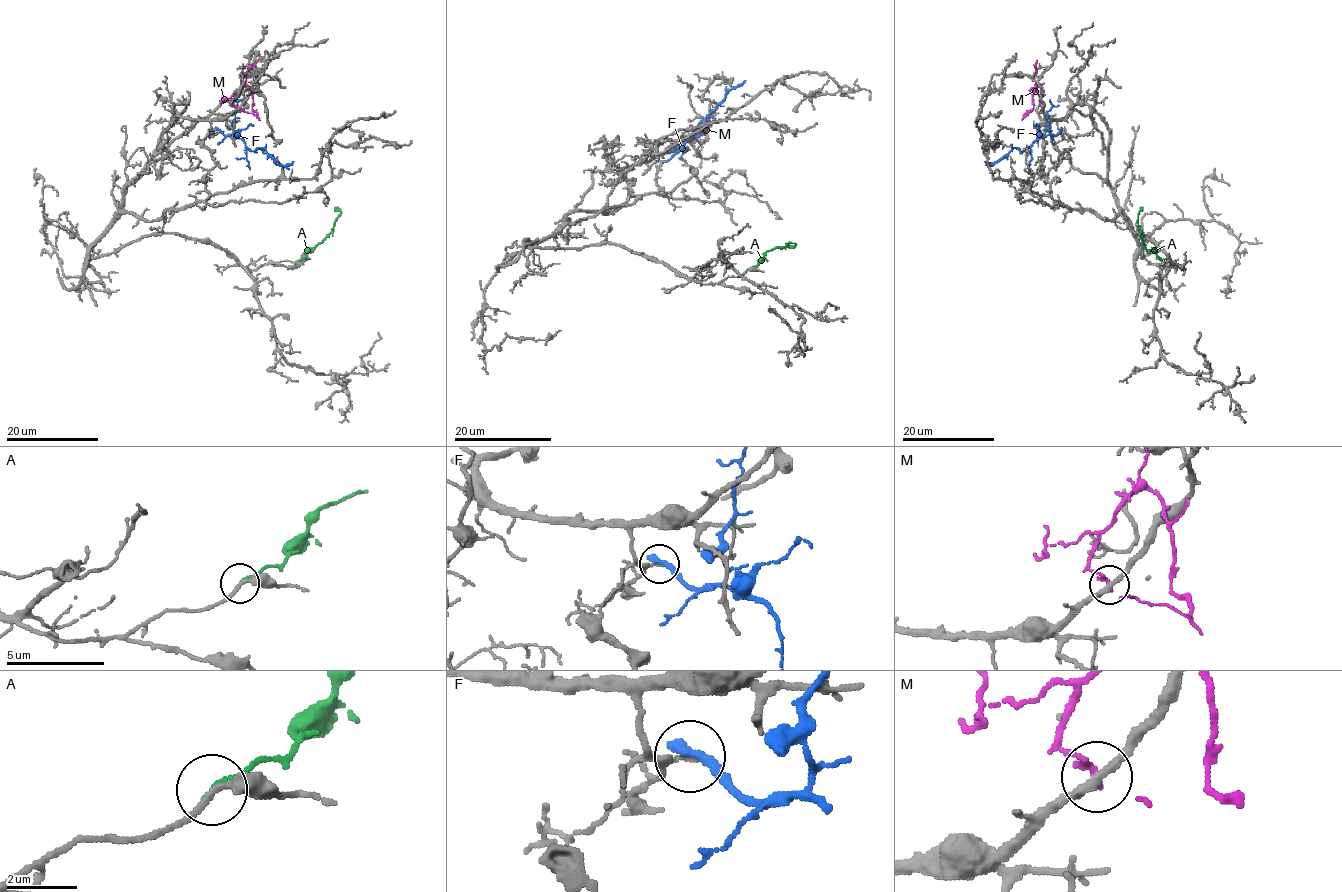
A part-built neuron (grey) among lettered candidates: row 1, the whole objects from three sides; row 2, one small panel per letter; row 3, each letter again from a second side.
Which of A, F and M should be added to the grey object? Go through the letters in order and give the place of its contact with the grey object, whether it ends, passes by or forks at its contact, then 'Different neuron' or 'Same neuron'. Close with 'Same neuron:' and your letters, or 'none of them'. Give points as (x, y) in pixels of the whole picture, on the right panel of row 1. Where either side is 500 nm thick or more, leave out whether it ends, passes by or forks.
A: Touches grey at (1163, 262). It ends there. Different neuron
F: Touches grey at (1061, 129). It ends there. Different neuron
M: Touches grey at (1042, 108). It ends there. Different neuron
Same neuron: none of them

